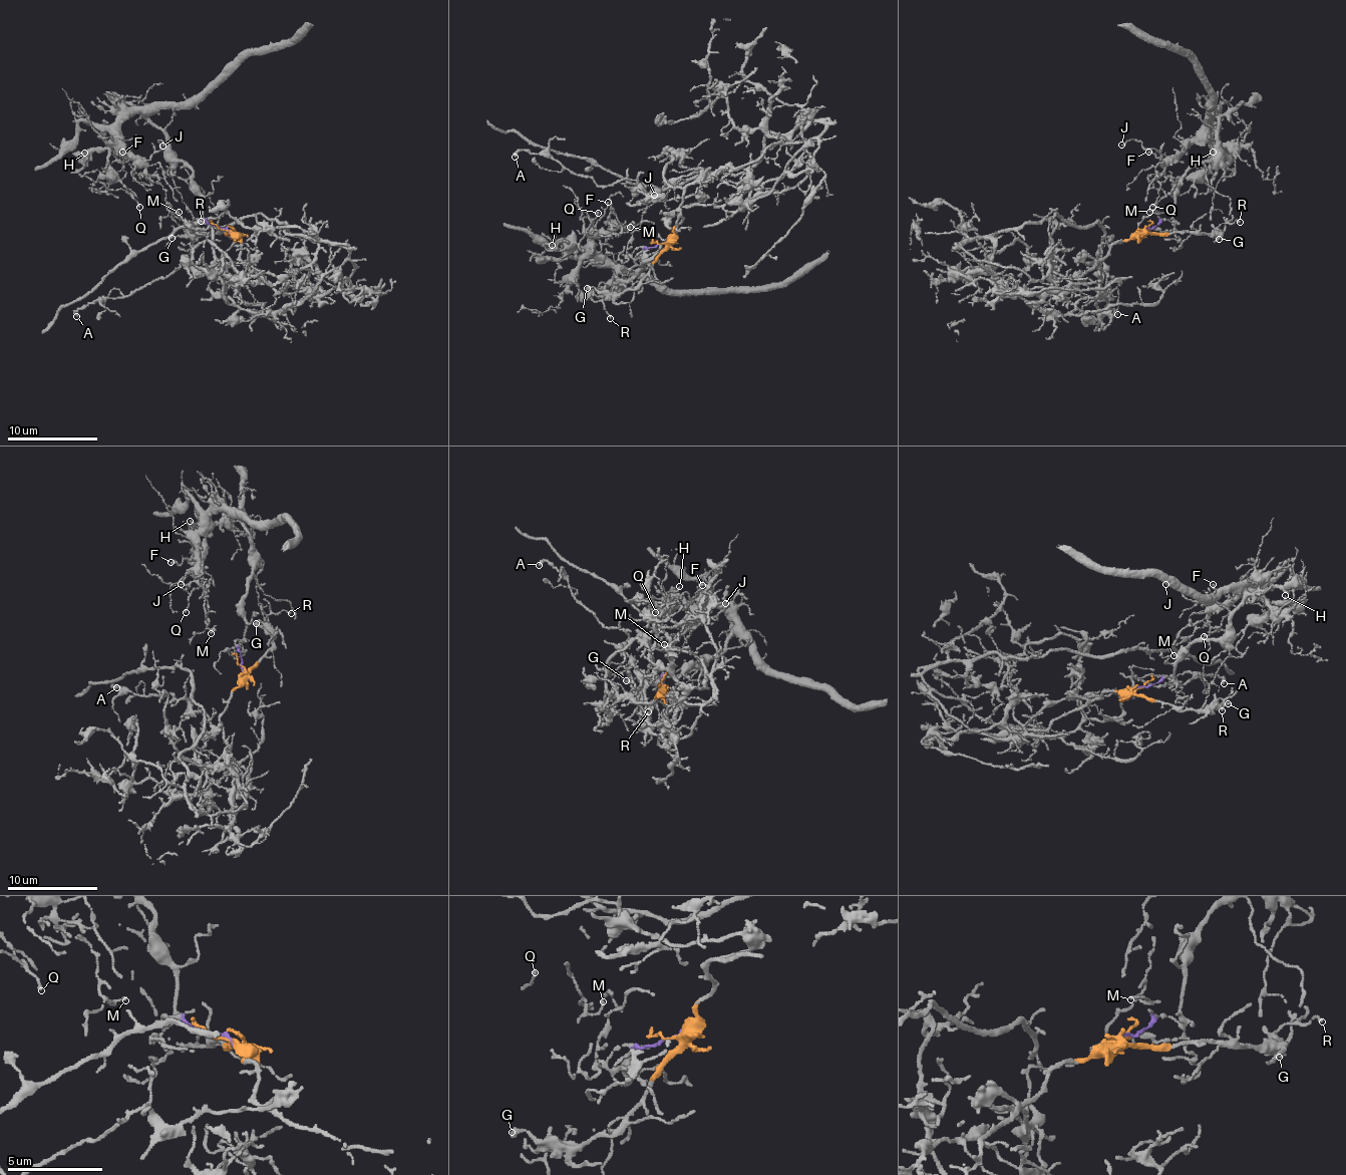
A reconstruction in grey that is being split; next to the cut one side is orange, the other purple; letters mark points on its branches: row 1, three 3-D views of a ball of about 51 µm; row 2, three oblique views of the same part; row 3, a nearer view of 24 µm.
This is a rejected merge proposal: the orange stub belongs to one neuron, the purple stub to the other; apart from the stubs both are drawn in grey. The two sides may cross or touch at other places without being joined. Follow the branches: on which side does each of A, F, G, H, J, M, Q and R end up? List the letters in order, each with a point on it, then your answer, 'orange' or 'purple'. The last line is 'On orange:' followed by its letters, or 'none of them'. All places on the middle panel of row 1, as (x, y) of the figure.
A: (515, 157) | orange
F: (608, 202) | purple
G: (587, 288) | orange
H: (552, 245) | purple
J: (654, 195) | purple
M: (630, 227) | purple
Q: (598, 213) | purple
R: (610, 318) | orange
On orange: A, G, R

